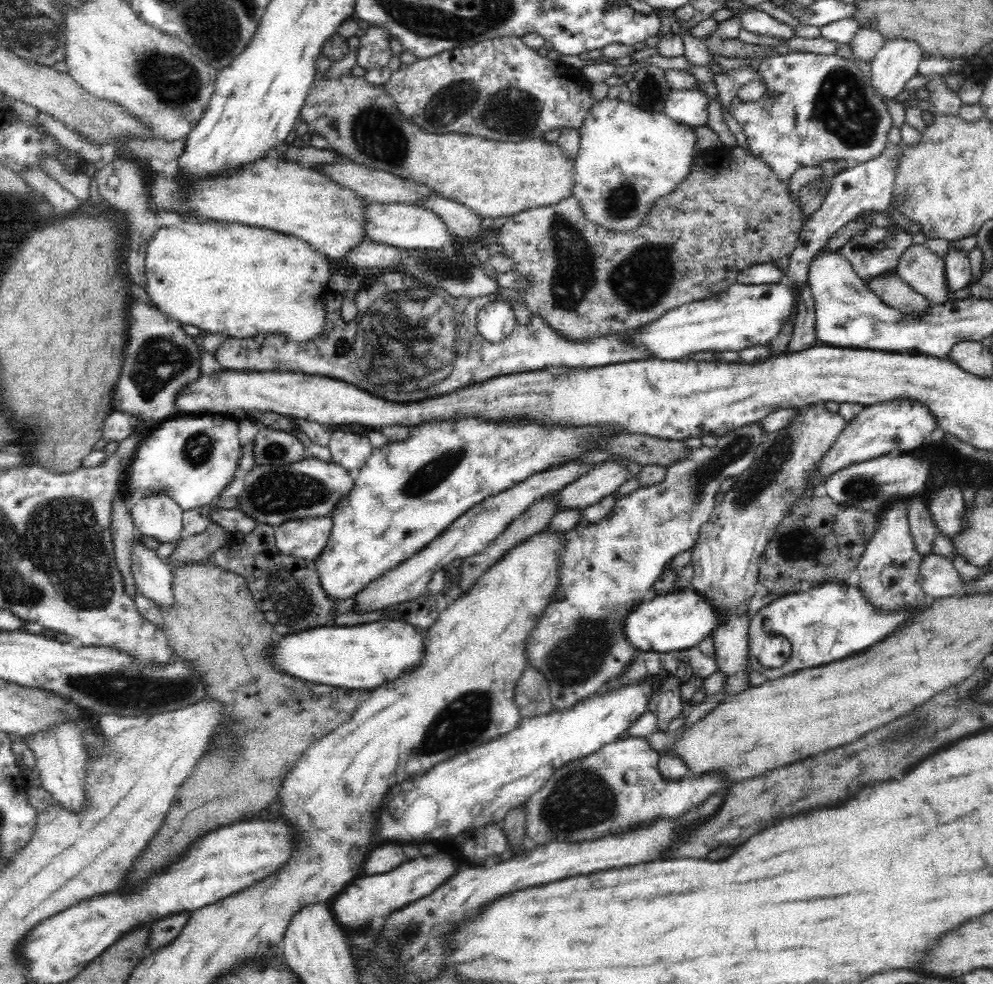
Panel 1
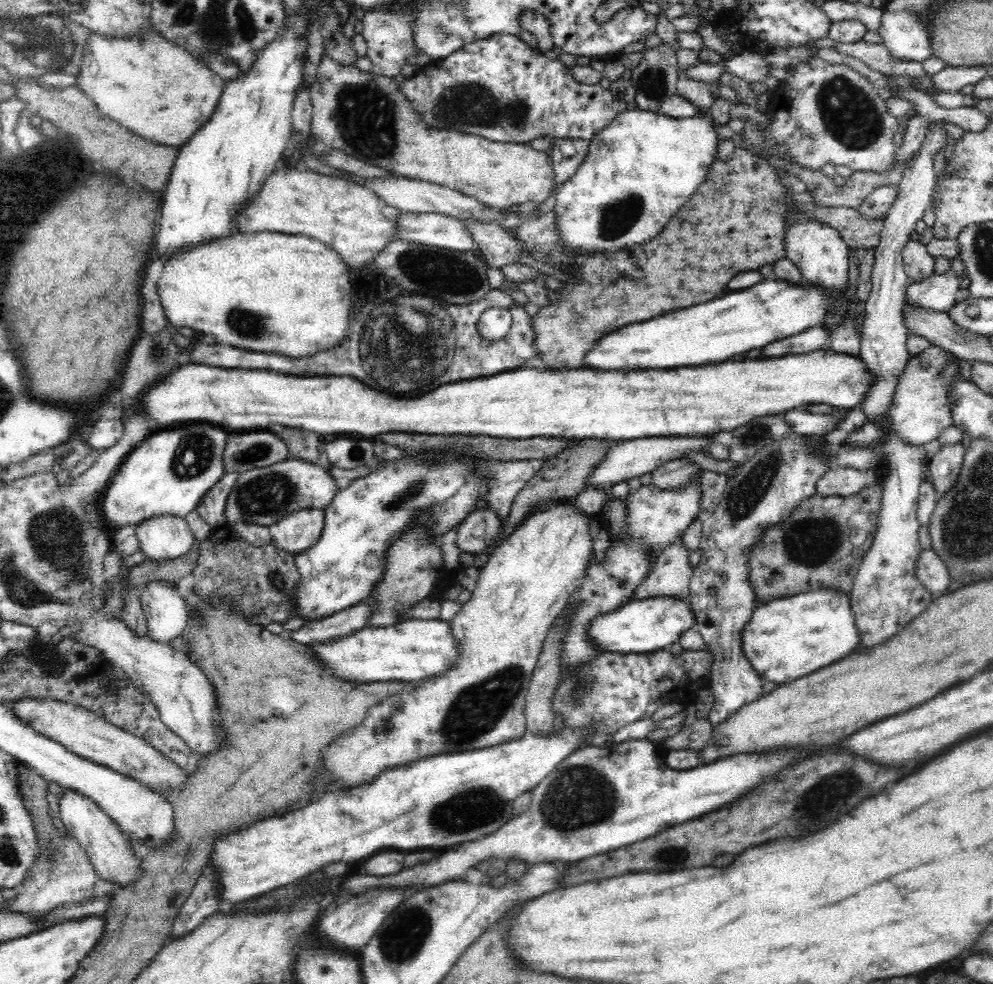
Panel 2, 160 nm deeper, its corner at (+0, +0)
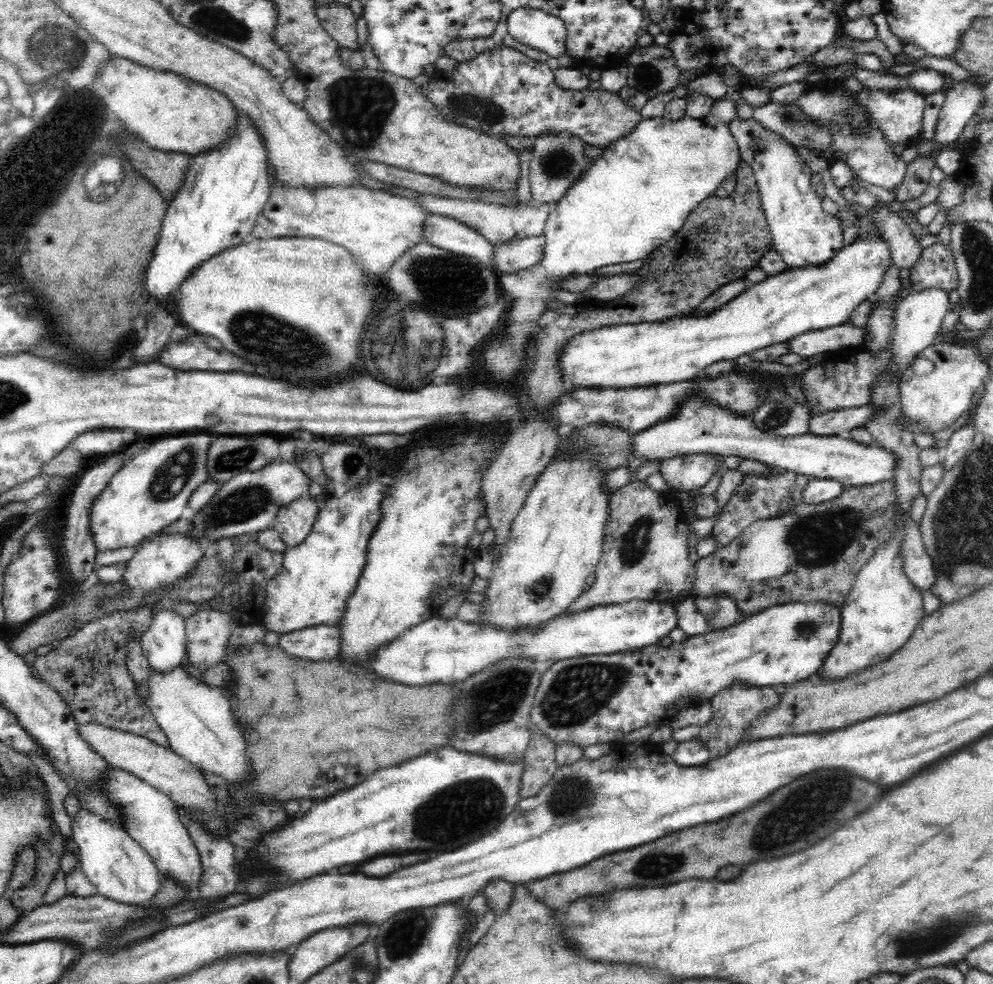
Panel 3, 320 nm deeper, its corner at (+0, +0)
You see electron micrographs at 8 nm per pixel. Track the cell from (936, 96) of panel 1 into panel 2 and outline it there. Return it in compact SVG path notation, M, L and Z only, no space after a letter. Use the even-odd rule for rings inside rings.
M862 40L855 43L836 43L833 47L838 52L858 58L872 70L883 75L918 76L928 90L934 90L930 77L922 69L923 62L900 60L897 56L893 56L884 43L872 44Z

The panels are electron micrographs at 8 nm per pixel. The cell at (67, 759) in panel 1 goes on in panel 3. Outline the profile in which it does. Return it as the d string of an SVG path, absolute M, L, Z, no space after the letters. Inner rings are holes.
M80 810L78 818L72 820L73 842L78 845L80 854L81 871L88 880L96 886L97 894L108 900L130 906L148 906L151 900L159 893L162 877L156 869L152 858L144 851L136 839L126 833L125 828L115 826L110 822L101 820L96 814L91 814L88 810Z

